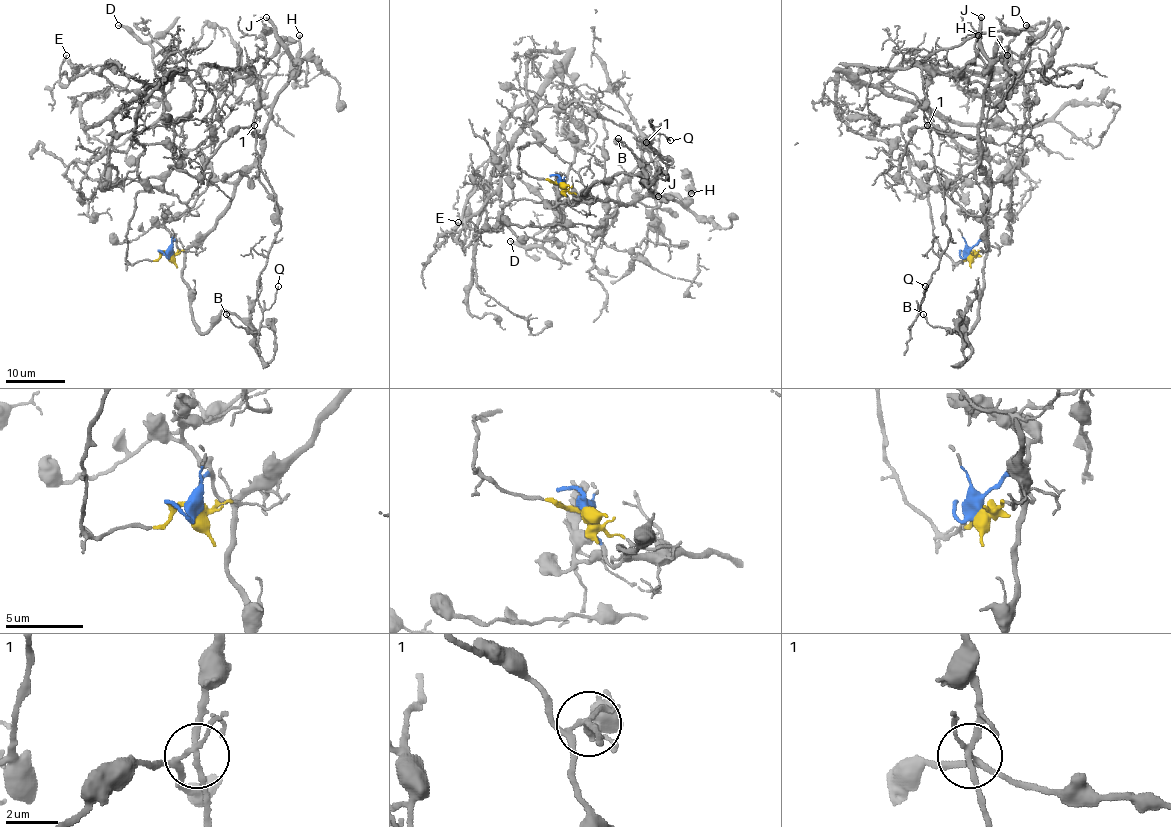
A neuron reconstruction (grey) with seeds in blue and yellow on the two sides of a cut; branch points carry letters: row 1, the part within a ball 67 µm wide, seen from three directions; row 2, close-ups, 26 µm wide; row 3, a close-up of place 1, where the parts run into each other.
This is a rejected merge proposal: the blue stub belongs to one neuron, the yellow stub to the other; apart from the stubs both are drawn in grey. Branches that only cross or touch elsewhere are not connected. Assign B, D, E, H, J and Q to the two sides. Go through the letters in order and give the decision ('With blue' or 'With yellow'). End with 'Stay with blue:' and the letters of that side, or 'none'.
B: With blue
D: With yellow
E: With yellow
H: With blue
J: With blue
Q: With yellow
Stay with blue: B, H, J

